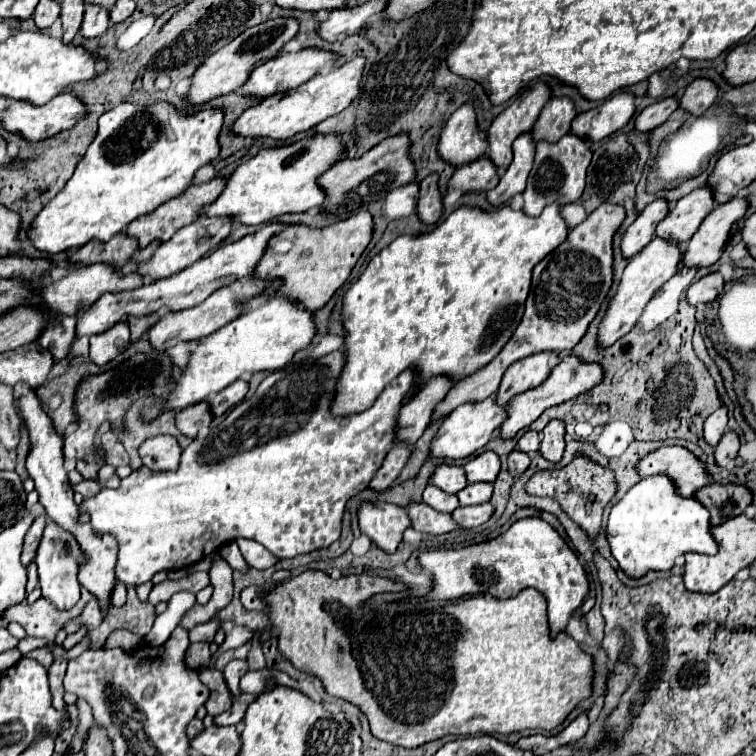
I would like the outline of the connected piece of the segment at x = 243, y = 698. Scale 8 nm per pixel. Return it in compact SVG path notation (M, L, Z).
M240 694L240 698L234 702L234 706L232 706L228 712L224 712L224 714L220 714L220 716L214 718L216 724L218 724L218 726L238 724L238 722L242 720L242 716L244 716L244 708L248 708L248 704L250 704L254 698L256 698L256 694Z

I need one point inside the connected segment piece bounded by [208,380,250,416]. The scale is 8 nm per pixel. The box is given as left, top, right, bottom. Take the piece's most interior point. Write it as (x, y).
(231, 396)

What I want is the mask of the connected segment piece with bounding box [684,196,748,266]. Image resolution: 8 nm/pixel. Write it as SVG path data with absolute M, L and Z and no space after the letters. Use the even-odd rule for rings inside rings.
M732 198L730 202L718 204L700 224L696 234L684 244L686 266L710 266L714 264L730 238L730 228L744 218L748 210L748 198Z

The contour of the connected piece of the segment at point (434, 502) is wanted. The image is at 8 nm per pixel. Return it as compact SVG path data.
M432 484L426 486L426 490L422 494L422 500L428 506L436 508L438 512L452 512L452 510L458 508L458 498L454 494L446 494L444 490L440 490L440 488L432 486Z

